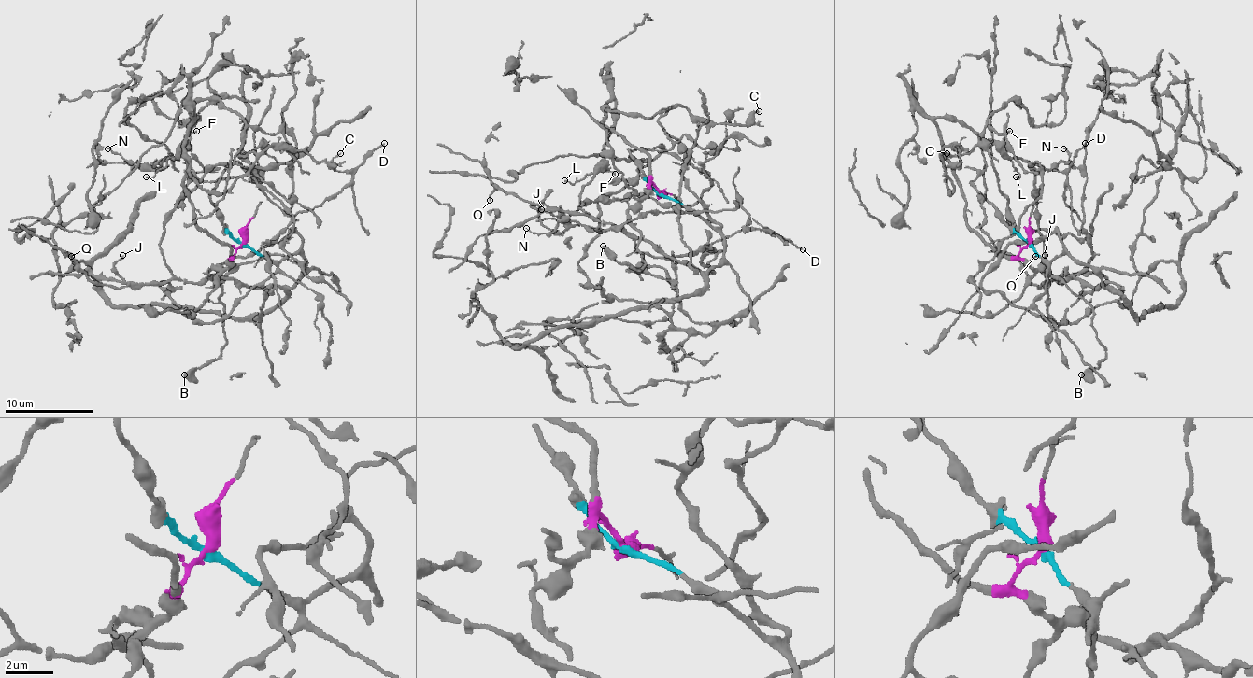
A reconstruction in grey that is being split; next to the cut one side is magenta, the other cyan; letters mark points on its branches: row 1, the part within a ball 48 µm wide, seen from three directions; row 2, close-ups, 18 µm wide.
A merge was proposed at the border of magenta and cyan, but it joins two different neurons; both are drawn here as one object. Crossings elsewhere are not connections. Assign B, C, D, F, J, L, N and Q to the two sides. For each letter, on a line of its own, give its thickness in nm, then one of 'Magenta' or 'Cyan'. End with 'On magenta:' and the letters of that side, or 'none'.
B: Thickness 500 nm. Magenta
C: Thickness 110 nm. Magenta
D: Thickness 120 nm. Cyan
F: Thickness 90 nm. Magenta
J: Thickness 150 nm. Cyan
L: Thickness 110 nm. Magenta
N: Thickness 100 nm. Magenta
Q: Thickness 140 nm. Cyan
On magenta: B, C, F, L, N

